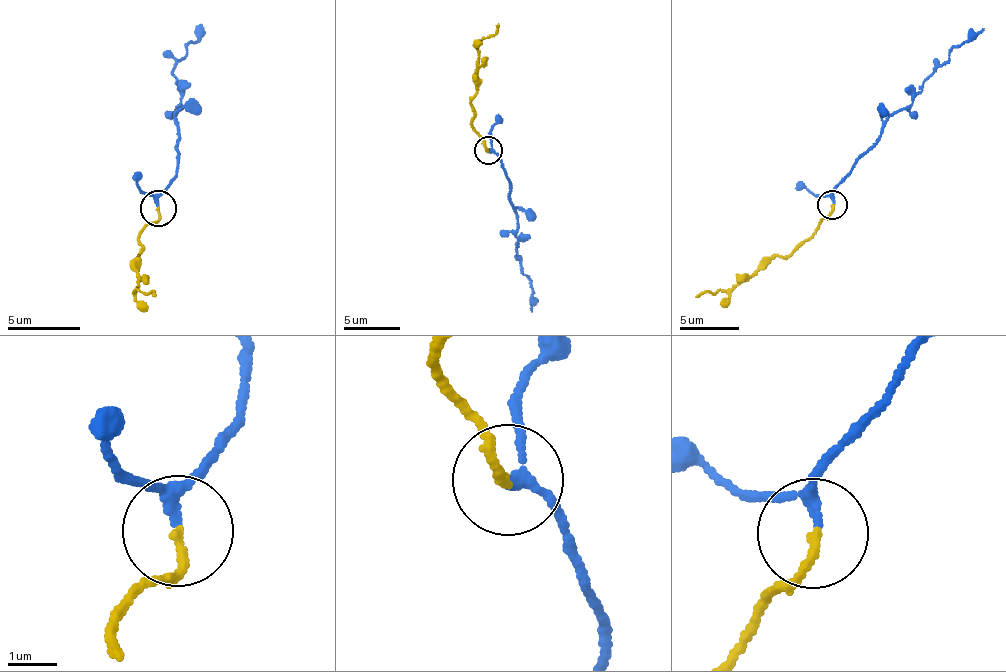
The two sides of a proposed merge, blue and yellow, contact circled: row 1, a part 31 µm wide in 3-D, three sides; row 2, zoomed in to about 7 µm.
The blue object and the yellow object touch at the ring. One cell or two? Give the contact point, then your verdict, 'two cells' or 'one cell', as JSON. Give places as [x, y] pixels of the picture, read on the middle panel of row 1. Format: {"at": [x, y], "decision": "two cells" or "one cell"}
{"at": [488, 150], "decision": "one cell"}

